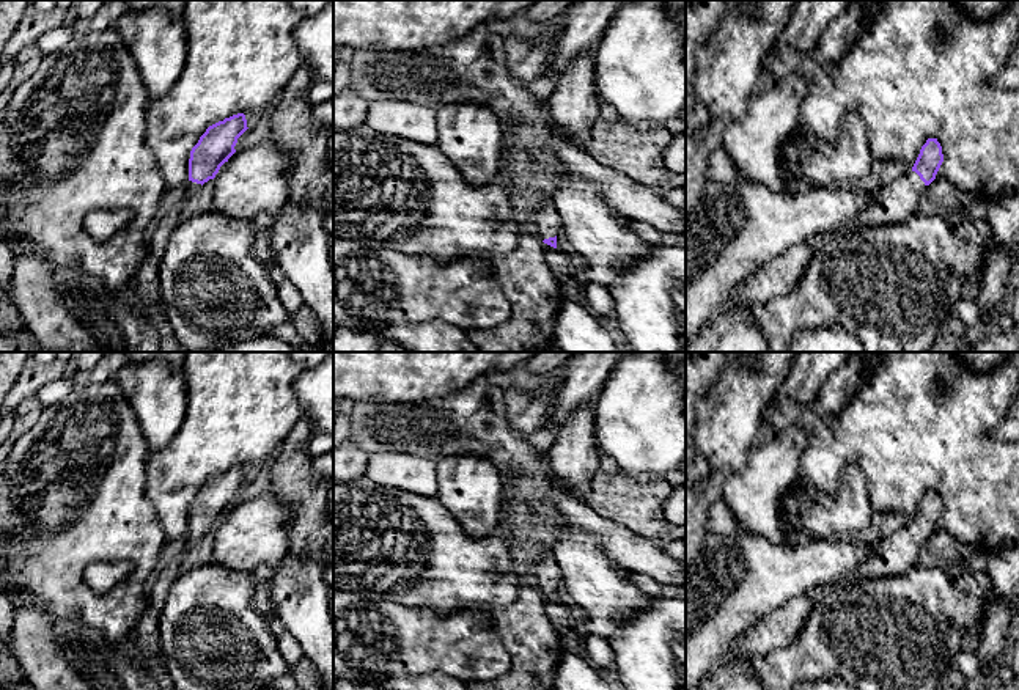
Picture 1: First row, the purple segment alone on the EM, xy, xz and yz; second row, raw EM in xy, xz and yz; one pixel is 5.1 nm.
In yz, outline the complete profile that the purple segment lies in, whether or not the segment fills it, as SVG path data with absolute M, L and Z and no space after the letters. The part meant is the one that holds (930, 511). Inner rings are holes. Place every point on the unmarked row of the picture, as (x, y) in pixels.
M928 490L914 519L890 536L877 538L873 555L832 588L909 572L917 564L922 545L936 531L942 514L940 495L937 490Z

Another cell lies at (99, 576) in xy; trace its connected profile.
M96 561L85 569L83 580L93 588L93 591L105 594L115 588L129 572L129 564Z

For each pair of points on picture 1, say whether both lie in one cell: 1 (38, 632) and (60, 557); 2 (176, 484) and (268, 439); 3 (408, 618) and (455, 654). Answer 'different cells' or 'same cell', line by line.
1: different cells
2: same cell
3: same cell

